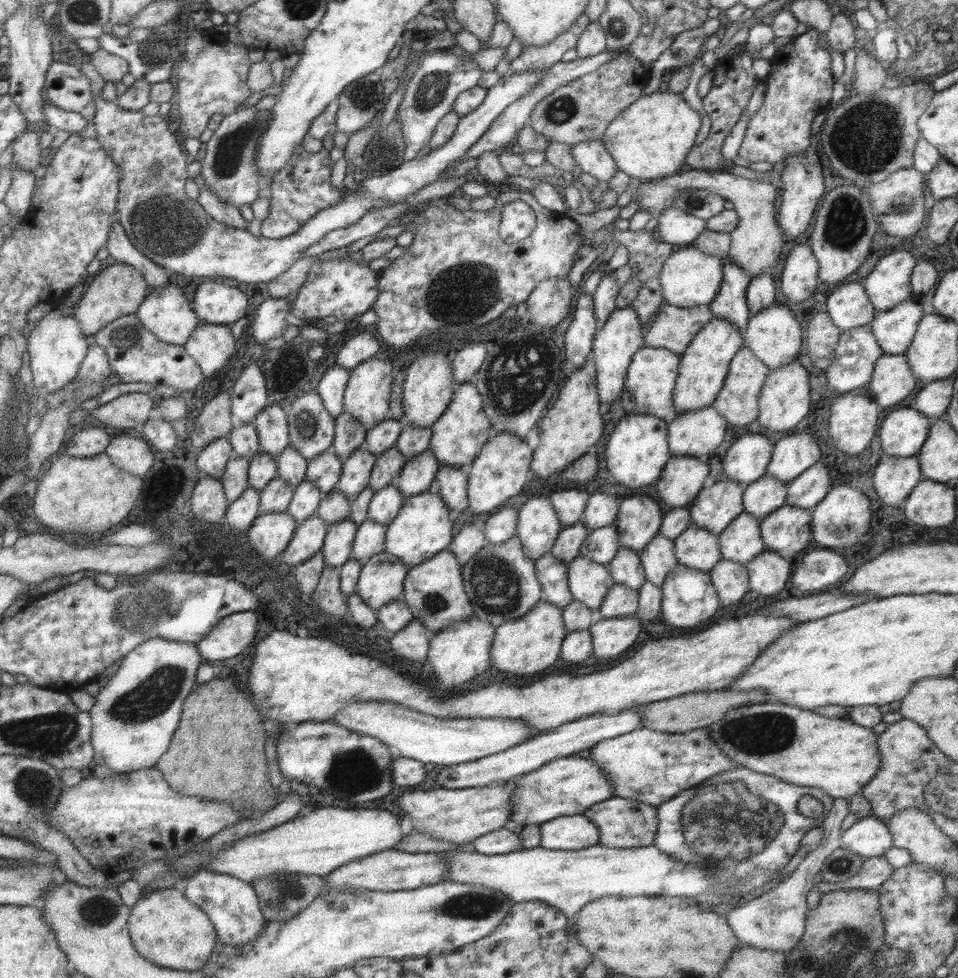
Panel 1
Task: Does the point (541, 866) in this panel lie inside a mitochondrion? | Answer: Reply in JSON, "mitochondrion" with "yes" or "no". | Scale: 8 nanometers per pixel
{"mitochondrion":"no"}

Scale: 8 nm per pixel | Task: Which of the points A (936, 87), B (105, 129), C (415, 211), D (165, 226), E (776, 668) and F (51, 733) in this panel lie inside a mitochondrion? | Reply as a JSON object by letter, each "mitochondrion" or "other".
{"A":"other","B":"other","C":"other","D":"mitochondrion","E":"other","F":"mitochondrion"}

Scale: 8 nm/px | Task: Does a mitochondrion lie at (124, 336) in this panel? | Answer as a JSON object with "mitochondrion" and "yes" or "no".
{"mitochondrion":"yes"}

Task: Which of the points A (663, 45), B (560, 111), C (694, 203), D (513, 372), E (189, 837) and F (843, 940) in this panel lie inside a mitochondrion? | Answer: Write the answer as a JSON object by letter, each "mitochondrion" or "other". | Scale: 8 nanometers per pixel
{"A":"other","B":"mitochondrion","C":"mitochondrion","D":"mitochondrion","E":"other","F":"mitochondrion"}

